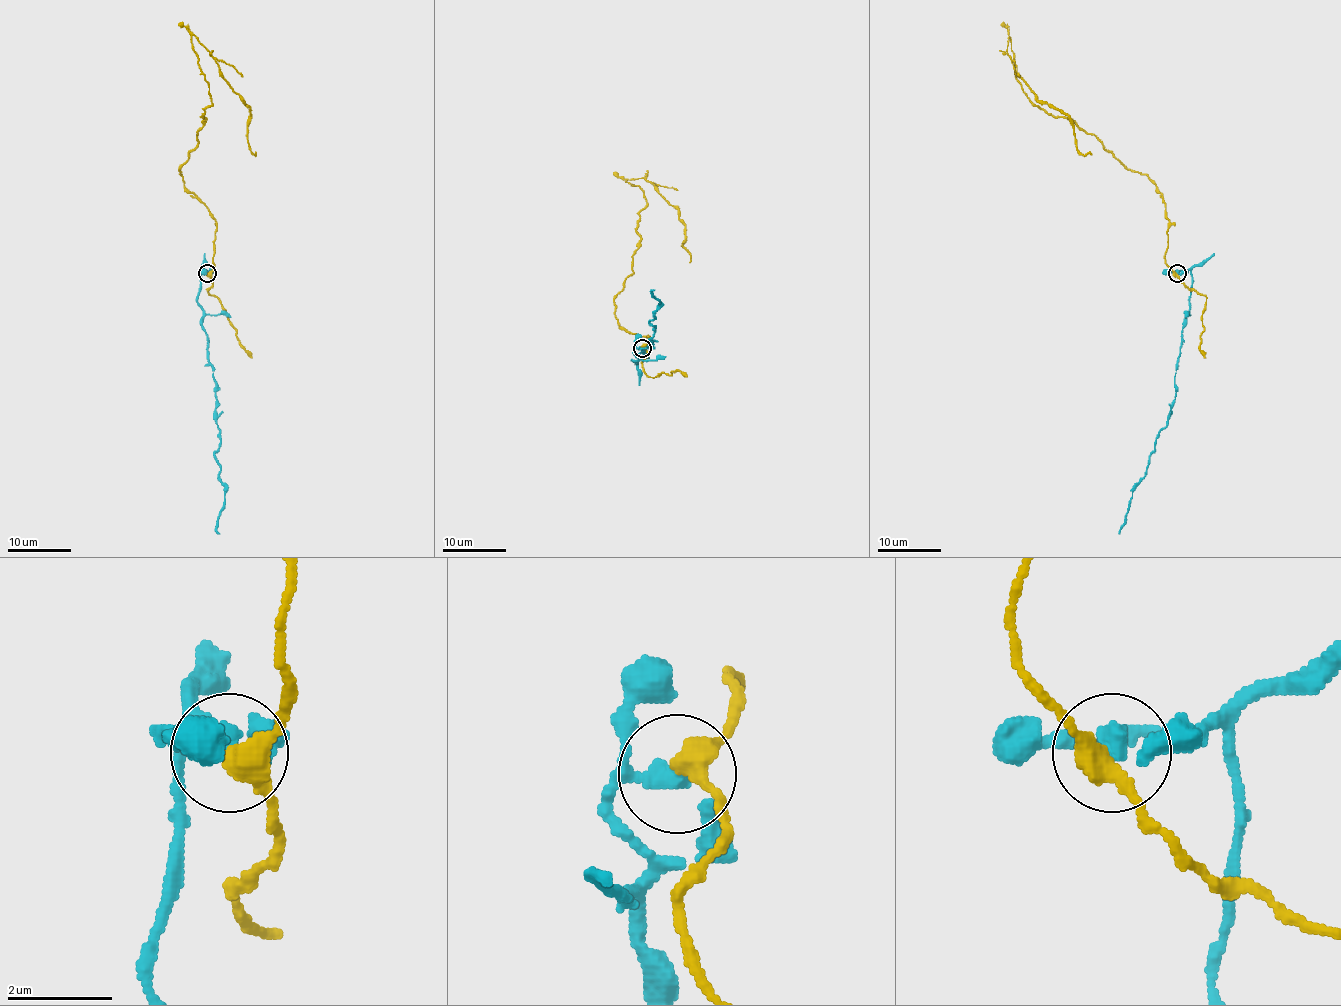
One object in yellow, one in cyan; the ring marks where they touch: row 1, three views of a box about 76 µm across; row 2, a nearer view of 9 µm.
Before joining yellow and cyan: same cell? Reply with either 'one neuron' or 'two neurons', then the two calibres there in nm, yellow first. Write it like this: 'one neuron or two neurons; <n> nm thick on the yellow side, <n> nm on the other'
two neurons; 400 nm thick on the yellow side, 440 nm on the other

